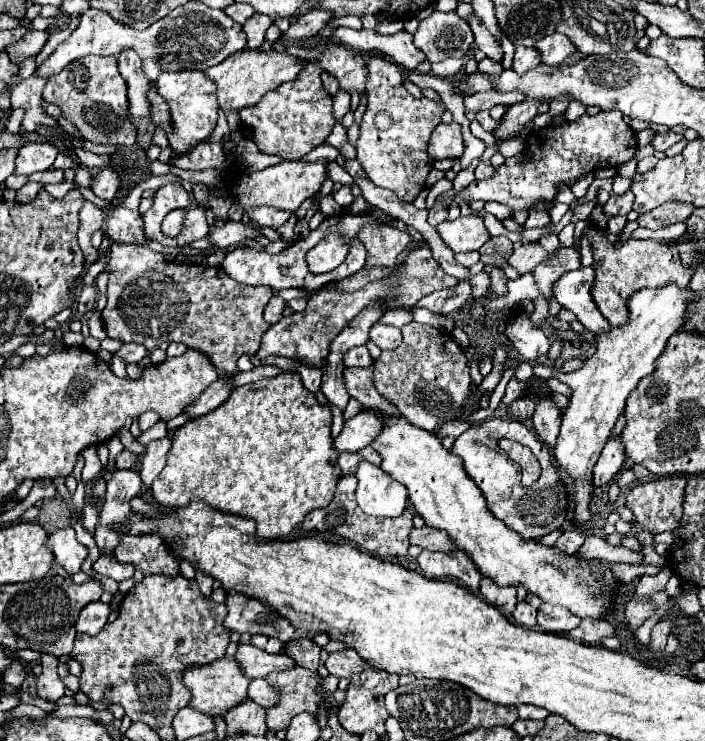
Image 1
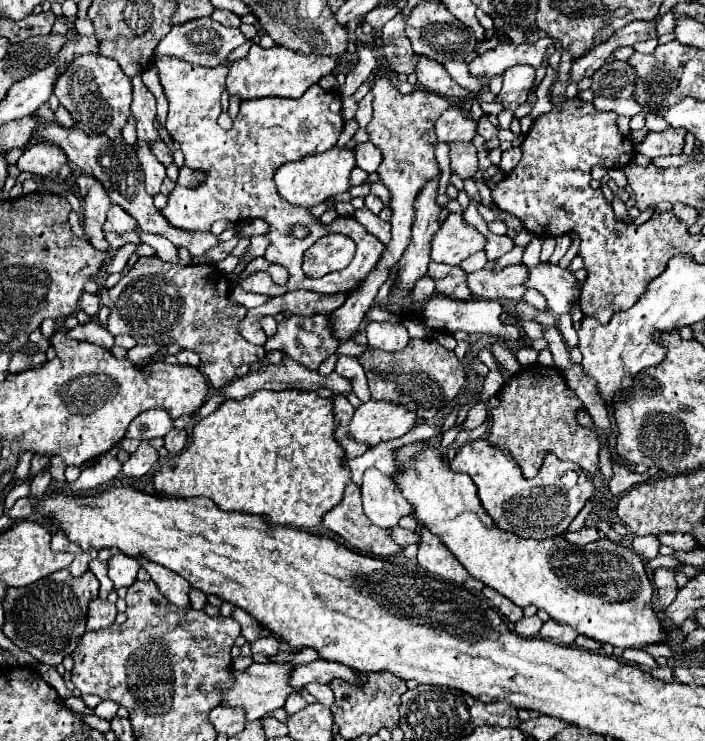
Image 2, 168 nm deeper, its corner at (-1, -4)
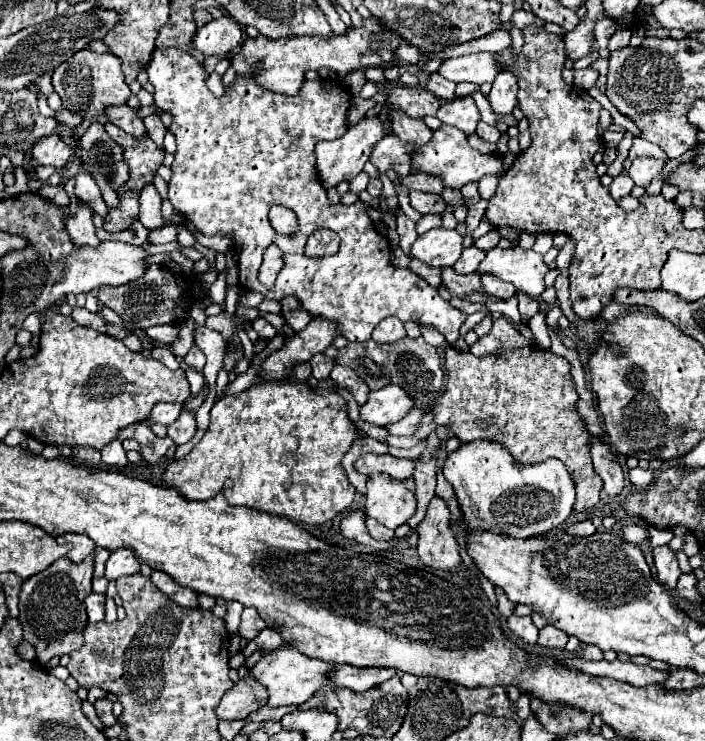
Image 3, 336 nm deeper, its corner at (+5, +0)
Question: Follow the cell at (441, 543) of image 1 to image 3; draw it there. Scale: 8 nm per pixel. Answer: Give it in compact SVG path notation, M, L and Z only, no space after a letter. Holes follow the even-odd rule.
M367 518L367 530L375 540L391 540L395 534L393 530L385 528L383 524L379 524L375 518Z

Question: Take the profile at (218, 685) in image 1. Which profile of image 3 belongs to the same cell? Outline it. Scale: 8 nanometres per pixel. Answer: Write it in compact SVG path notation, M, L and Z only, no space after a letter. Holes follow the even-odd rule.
M283 644L281 648L267 652L251 670L249 674L265 684L265 688L269 690L269 706L283 706L283 704L303 704L307 702L315 692L319 692L321 688L329 686L329 688L337 688L337 684L329 678L329 674L335 670L333 664L317 660L317 658L307 658L303 656L297 648Z

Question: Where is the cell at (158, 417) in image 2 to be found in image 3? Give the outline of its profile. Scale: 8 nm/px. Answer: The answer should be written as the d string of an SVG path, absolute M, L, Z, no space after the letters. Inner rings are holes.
M159 402L159 404L153 408L153 412L151 412L151 416L149 416L149 420L147 420L145 424L147 424L147 426L151 426L151 424L159 422L159 424L165 424L165 426L169 426L169 424L173 424L173 422L179 418L181 410L183 410L183 404Z

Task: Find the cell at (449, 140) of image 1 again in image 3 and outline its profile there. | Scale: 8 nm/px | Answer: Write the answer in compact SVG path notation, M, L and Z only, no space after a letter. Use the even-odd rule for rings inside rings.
M467 96L467 98L453 98L451 104L449 102L443 104L437 112L437 118L443 124L451 124L463 130L465 134L473 134L481 120L481 114L479 114L479 108L475 106L475 100Z

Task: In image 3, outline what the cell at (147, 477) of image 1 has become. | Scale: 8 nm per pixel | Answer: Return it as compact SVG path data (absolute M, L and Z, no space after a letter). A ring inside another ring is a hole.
M183 410L181 418L173 424L169 424L169 438L175 444L185 444L189 442L197 432L197 420L195 420L195 412L191 410Z

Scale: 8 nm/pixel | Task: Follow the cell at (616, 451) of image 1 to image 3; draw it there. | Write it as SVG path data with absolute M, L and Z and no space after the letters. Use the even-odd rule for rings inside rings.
M493 440L461 444L445 458L443 476L455 490L467 530L487 530L511 538L543 536L565 522L575 504L573 478L561 460L521 464L503 444Z

